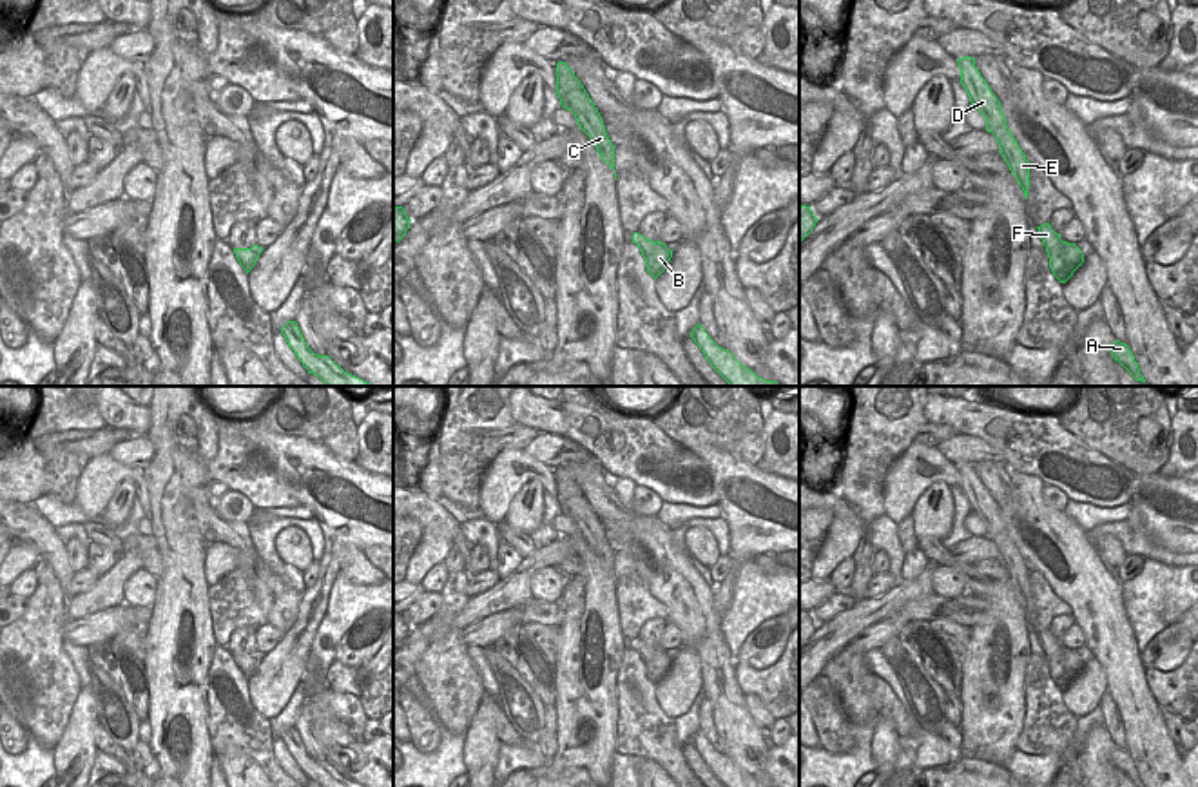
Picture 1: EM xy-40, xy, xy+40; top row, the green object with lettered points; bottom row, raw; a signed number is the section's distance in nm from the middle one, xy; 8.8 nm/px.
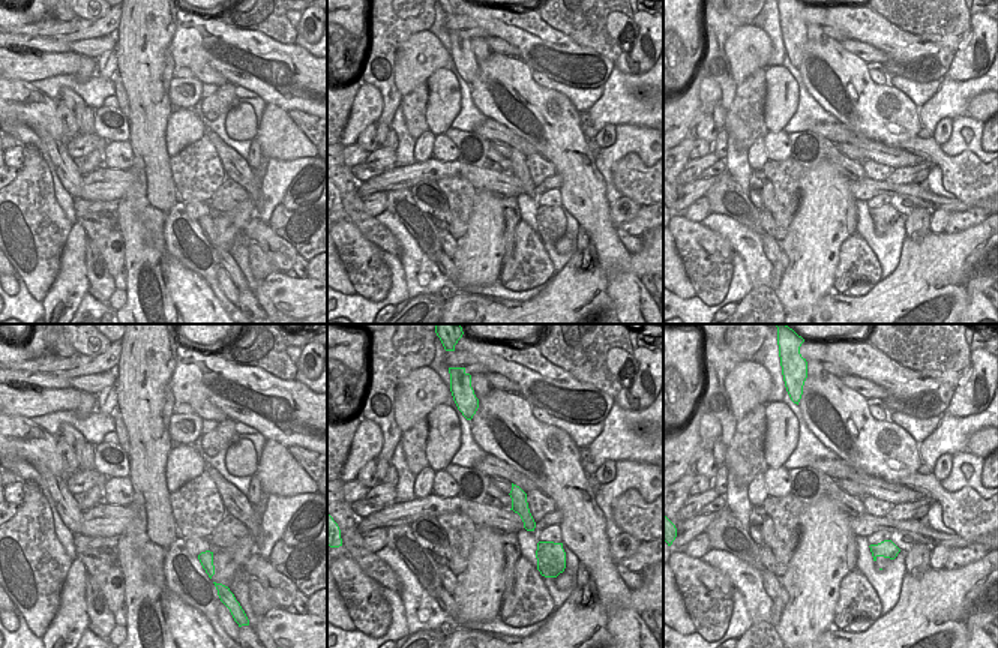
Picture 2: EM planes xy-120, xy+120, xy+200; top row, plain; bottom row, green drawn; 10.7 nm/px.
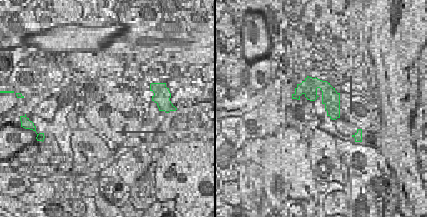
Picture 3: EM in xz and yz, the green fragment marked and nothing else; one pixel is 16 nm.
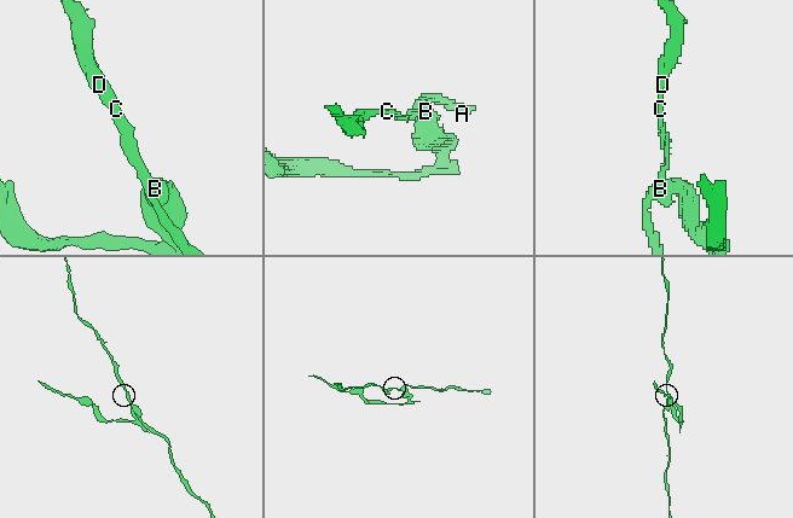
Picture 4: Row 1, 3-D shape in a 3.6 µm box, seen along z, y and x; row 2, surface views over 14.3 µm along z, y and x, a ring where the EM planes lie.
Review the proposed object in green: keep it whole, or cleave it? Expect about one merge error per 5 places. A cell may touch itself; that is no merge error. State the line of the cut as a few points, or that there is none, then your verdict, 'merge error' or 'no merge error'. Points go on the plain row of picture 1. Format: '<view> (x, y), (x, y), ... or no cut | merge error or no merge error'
xy (656, 650), (646, 664) | merge error

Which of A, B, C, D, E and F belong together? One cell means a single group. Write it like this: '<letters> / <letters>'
A C D E F / B

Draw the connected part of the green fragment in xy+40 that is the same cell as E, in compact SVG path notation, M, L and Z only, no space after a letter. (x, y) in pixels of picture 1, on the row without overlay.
M964 462L959 464L957 470L961 475L961 490L970 502L971 513L977 513L979 519L986 524L986 537L995 542L1004 568L1017 584L1028 606L1029 568L1006 531L1000 508L975 473L975 464Z

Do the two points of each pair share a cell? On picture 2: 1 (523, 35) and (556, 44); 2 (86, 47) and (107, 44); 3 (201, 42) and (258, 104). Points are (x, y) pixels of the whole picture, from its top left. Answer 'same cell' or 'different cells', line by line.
1: same cell
2: same cell
3: different cells

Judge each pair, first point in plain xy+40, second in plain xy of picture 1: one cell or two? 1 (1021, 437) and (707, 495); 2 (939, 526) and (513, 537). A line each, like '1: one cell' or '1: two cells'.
1: one cell
2: two cells

